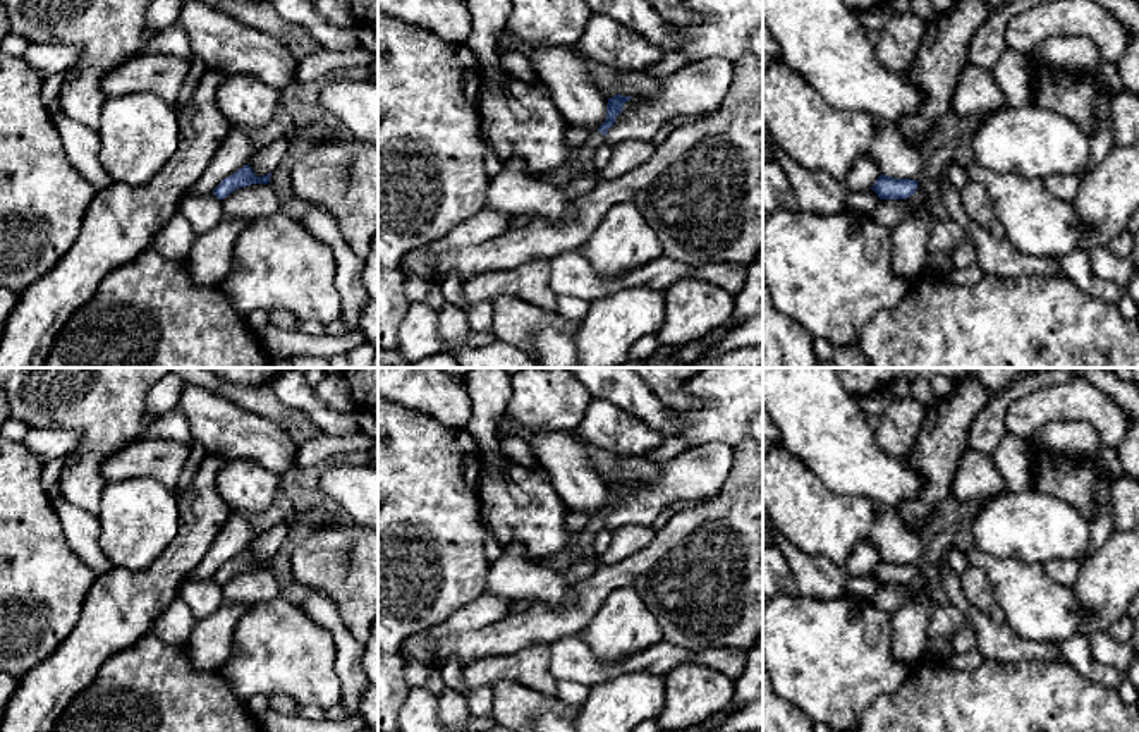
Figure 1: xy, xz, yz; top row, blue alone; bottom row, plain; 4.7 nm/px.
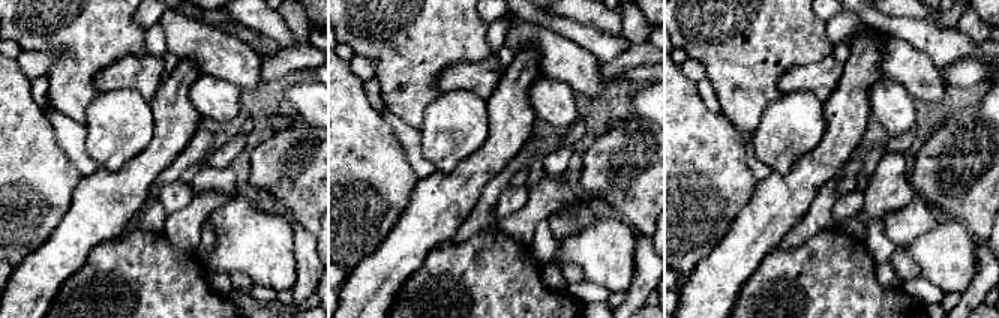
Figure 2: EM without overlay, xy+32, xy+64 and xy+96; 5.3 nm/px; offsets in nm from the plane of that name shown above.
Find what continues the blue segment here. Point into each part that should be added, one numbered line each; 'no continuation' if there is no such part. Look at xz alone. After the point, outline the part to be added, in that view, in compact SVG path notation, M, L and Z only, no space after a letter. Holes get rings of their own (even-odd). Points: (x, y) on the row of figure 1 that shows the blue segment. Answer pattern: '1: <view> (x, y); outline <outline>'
1: xz (581, 160); outline M593 132L581 146L572 153L572 158L567 162L574 167L574 177L582 177L594 174L593 155L605 143L601 132Z

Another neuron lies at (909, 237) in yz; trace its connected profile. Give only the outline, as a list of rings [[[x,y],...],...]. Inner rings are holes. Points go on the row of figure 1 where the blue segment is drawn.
[[[921,204],[914,217],[892,229],[893,271],[900,278],[914,280],[929,263],[928,241],[935,220],[931,210]]]

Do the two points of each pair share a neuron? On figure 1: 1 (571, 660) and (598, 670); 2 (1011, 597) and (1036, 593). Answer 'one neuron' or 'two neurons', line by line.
1: one neuron
2: one neuron

